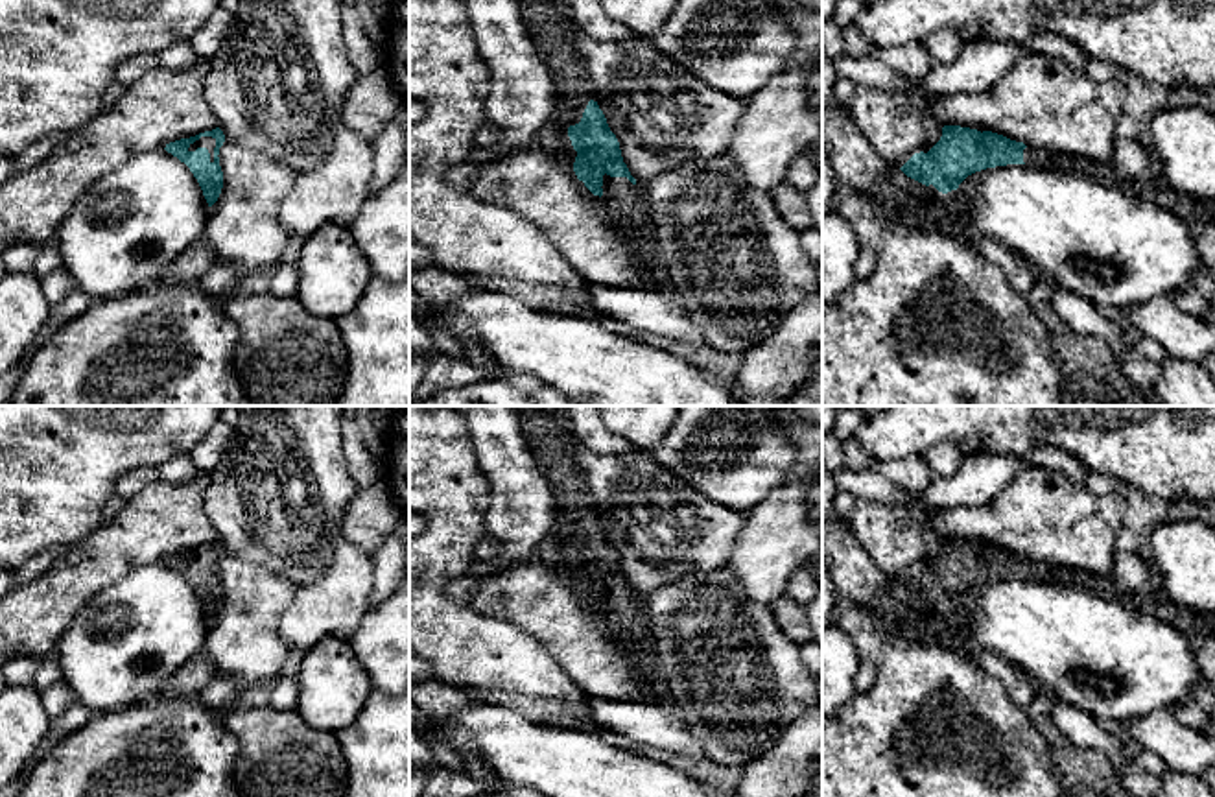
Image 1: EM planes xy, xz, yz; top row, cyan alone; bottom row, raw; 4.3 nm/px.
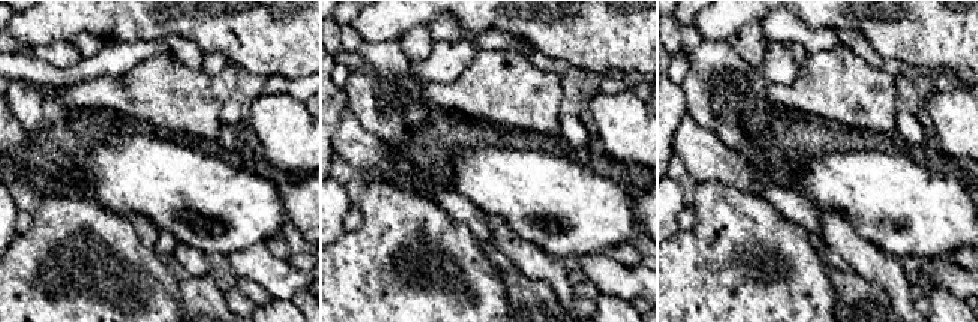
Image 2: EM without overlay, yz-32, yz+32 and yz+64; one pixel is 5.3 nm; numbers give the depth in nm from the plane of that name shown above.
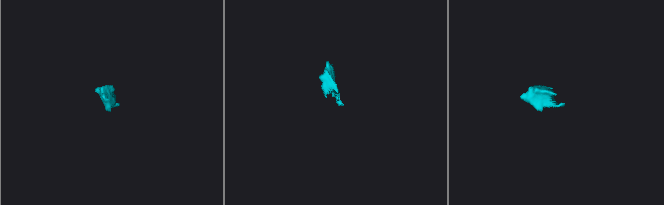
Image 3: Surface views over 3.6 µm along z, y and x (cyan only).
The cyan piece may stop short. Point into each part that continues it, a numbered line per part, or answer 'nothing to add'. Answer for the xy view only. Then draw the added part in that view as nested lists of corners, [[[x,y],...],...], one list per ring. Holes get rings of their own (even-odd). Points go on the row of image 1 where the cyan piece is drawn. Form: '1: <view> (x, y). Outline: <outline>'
1: xy (209, 142). Outline: [[[201,137],[194,144],[190,144],[188,151],[195,151],[197,148],[206,148],[208,153],[210,153],[210,162],[214,162],[216,138],[212,138],[212,137]]]

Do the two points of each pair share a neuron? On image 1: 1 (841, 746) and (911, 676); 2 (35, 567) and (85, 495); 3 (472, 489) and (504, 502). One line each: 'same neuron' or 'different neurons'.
1: same neuron
2: different neurons
3: different neurons

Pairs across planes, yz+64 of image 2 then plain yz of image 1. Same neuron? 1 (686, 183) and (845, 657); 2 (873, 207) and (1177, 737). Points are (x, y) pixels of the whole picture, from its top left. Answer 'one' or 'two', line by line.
1: two
2: two

